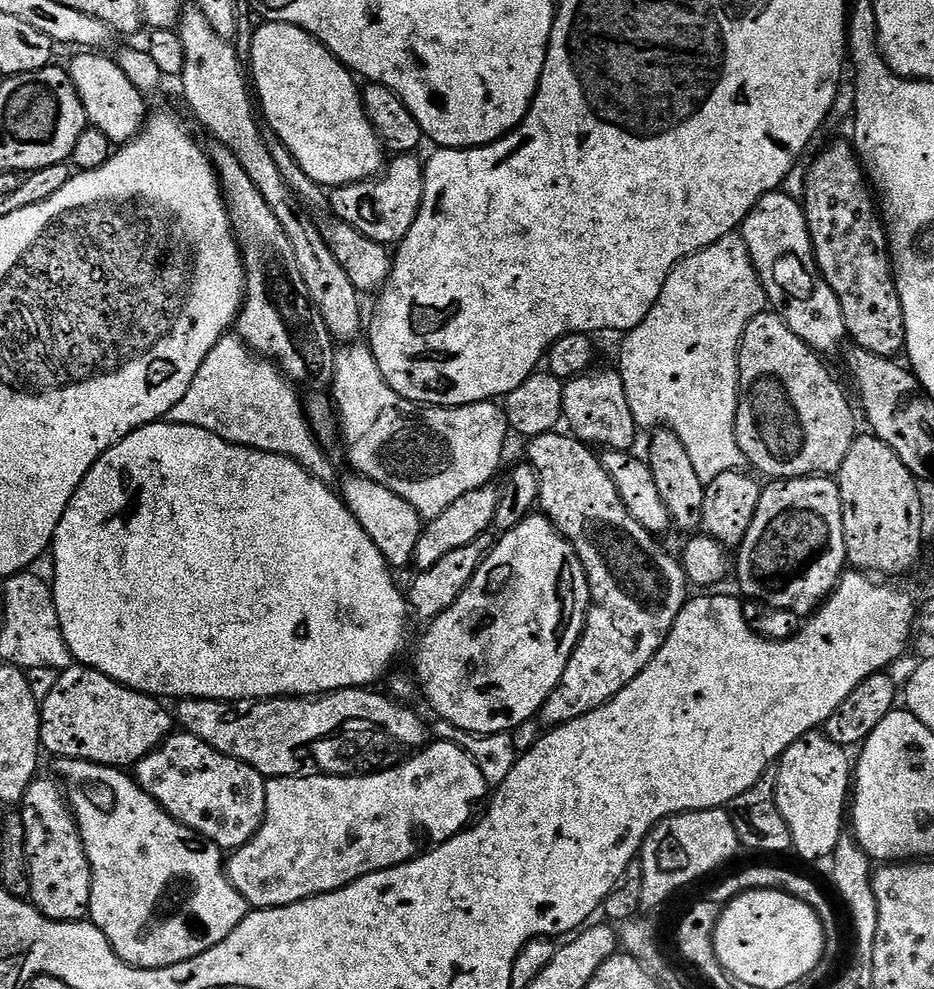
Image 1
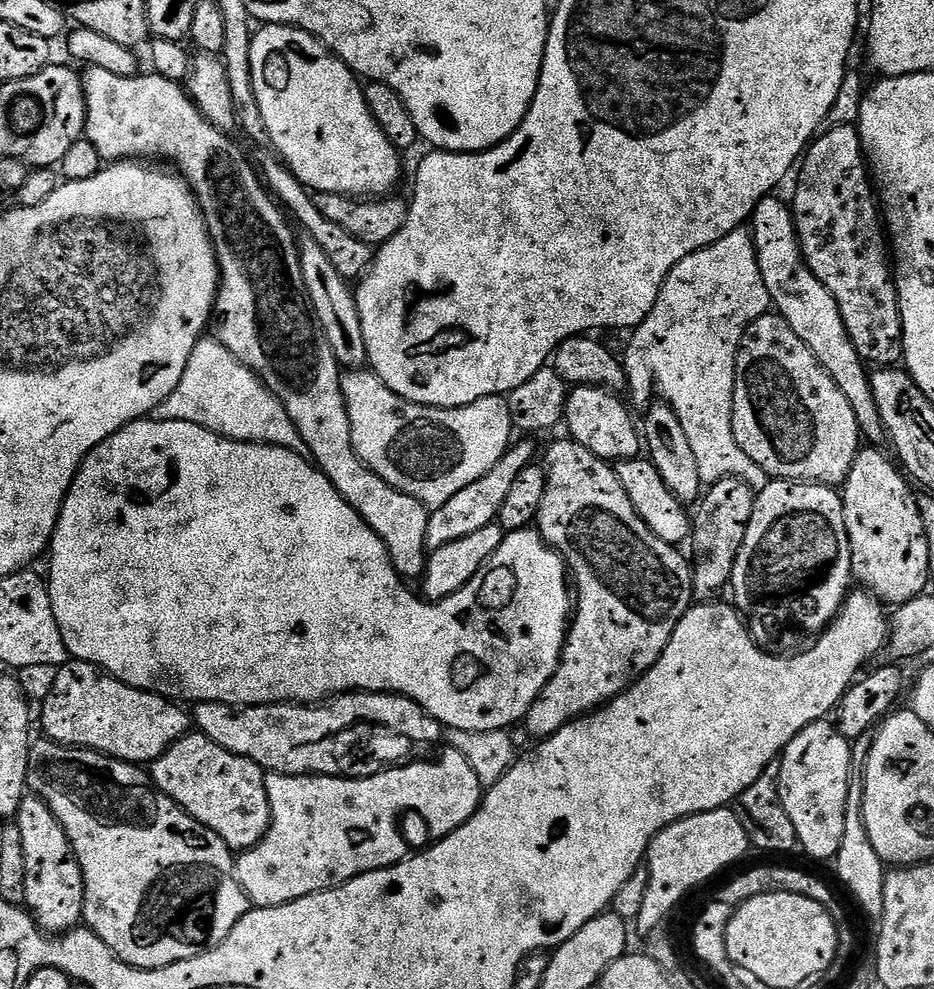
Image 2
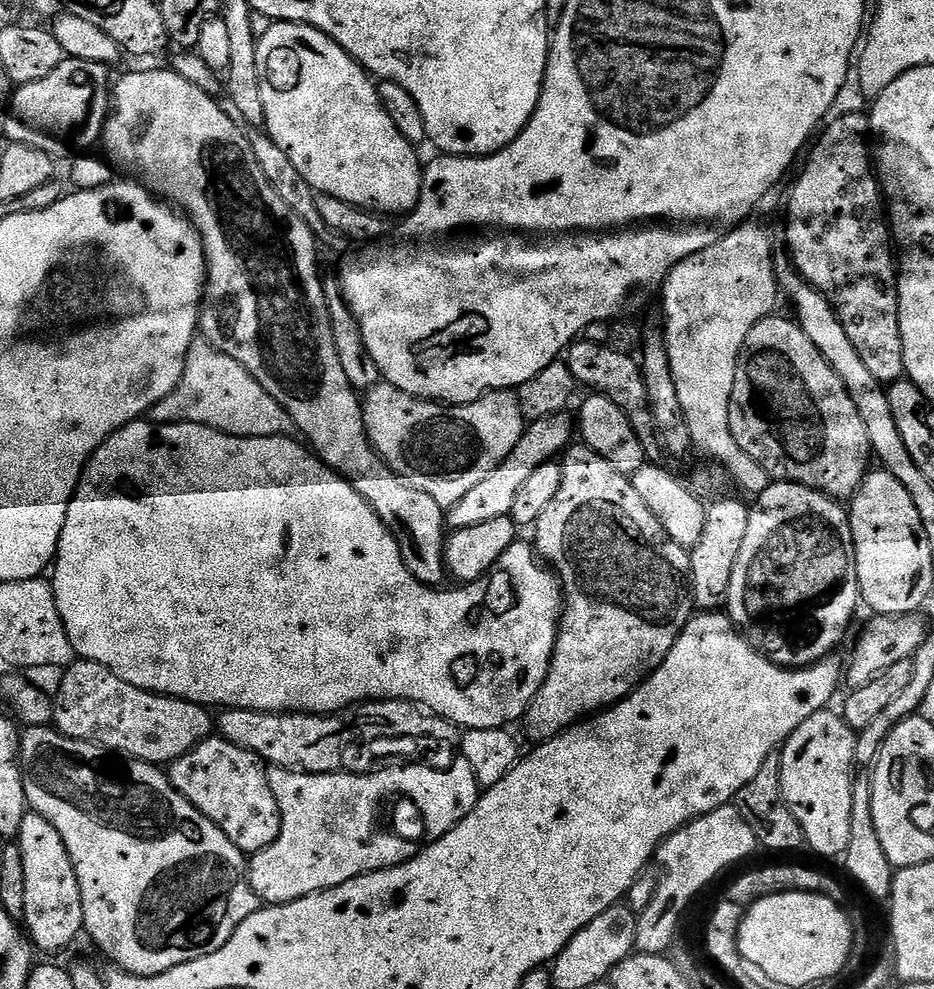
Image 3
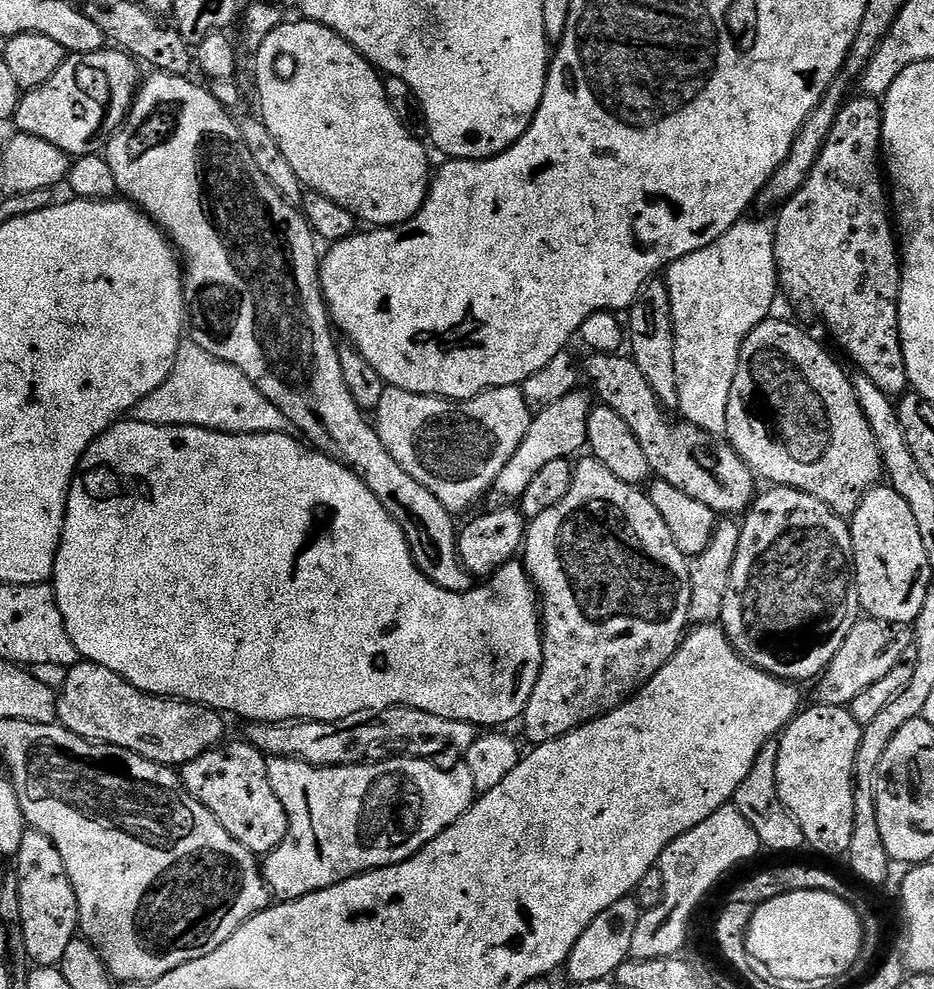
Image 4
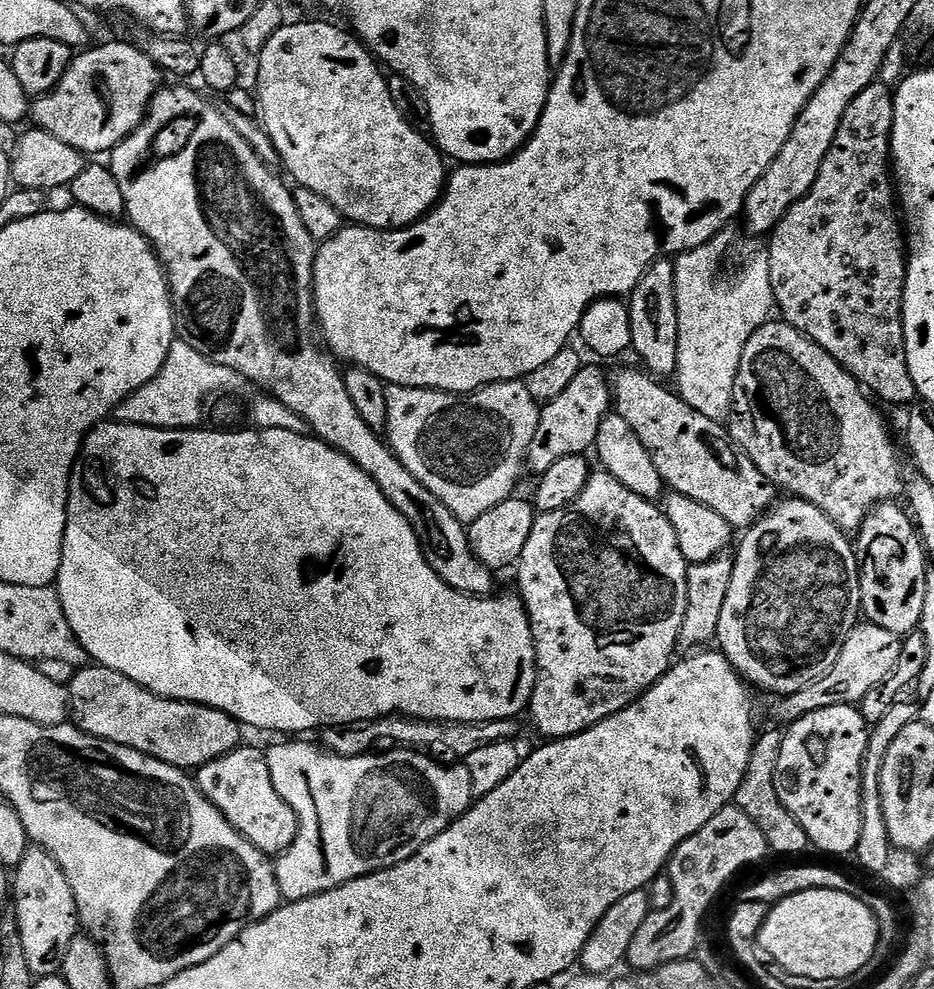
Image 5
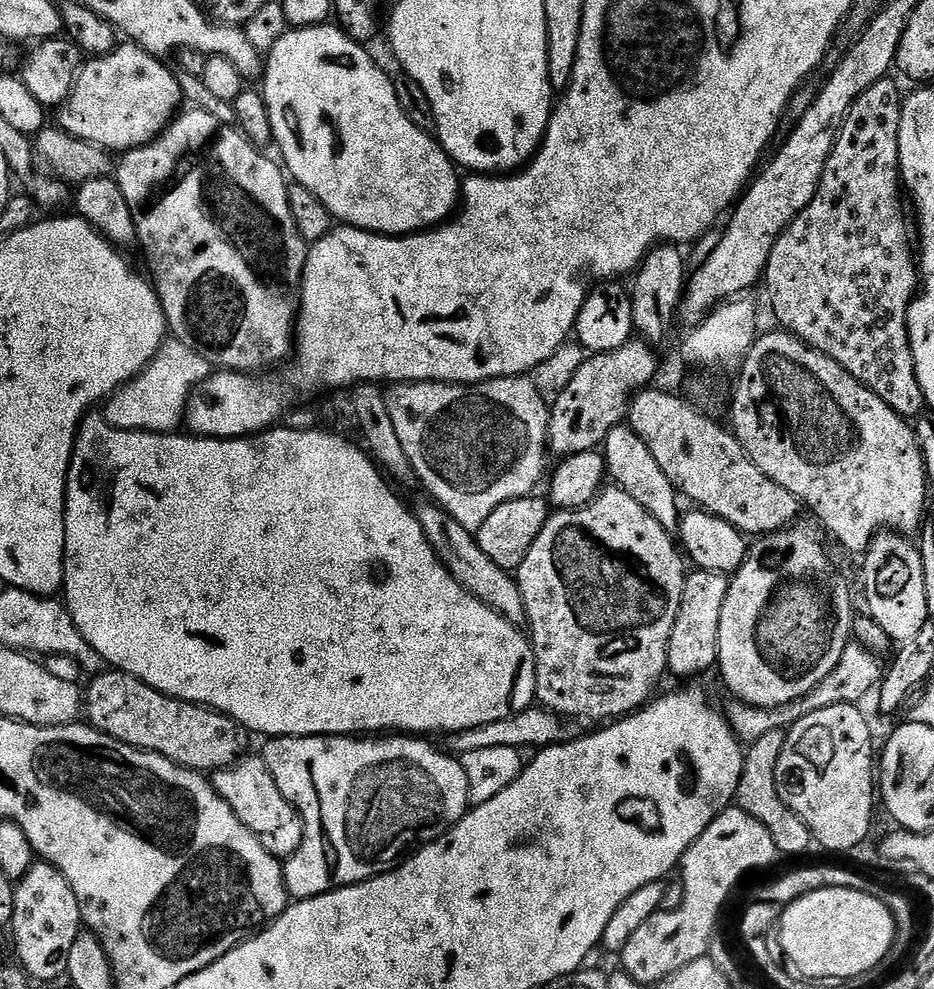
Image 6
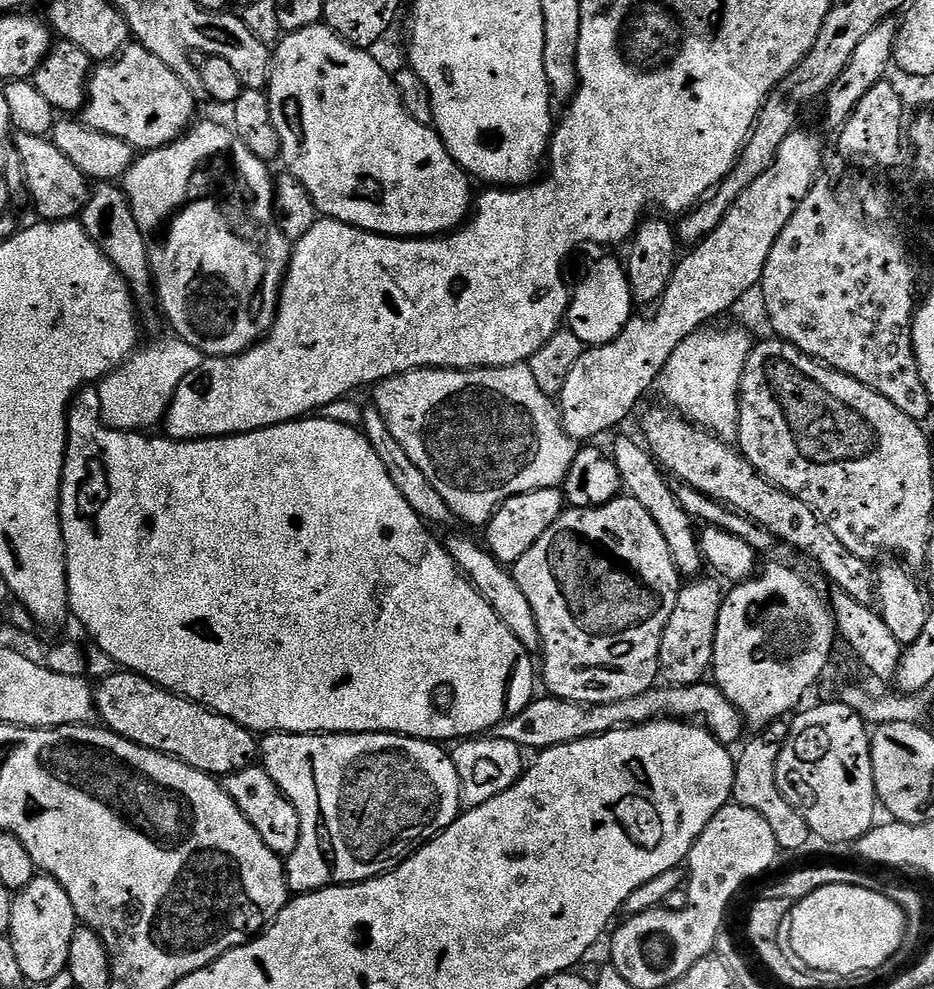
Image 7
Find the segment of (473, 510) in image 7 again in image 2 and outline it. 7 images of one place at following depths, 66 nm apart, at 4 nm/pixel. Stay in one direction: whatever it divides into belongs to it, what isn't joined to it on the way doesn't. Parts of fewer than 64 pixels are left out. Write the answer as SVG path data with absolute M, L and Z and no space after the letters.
M371 370L353 371L343 377L344 398L348 401L348 410L352 417L354 429L354 447L360 454L360 459L368 465L372 471L377 472L391 488L396 488L399 492L410 494L415 500L420 500L429 509L441 508L458 490L466 490L470 482L478 482L504 455L508 452L514 440L514 429L510 418L510 406L504 396L487 396L473 404L467 404L465 408L431 408L425 404L411 404L408 400L403 400L394 390L390 390L383 384L380 377Z

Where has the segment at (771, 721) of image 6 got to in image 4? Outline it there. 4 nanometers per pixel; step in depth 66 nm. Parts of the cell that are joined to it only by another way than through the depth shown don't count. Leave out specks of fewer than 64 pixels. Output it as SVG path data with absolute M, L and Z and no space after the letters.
M871 618L857 620L850 634L846 634L842 650L834 654L830 666L824 671L823 676L819 677L815 685L815 703L839 708L851 706L854 698L862 694L862 690L874 686L874 682L882 682L882 678L886 678L886 674L890 674L890 670L898 666L898 662L910 651L913 644L913 633L903 624L891 624Z

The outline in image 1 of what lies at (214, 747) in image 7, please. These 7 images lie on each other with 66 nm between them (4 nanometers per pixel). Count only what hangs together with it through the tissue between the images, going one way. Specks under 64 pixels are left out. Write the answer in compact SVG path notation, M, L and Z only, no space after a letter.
M73 666L61 671L50 696L40 705L40 742L45 753L52 758L89 760L111 768L131 769L160 747L174 732L174 716L163 708L161 701L145 692L136 692L112 680L93 668Z

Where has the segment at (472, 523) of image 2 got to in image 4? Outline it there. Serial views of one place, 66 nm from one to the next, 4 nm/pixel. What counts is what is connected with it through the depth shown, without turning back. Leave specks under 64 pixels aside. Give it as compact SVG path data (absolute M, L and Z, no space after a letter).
M580 390L571 392L566 398L562 398L561 401L554 402L554 406L546 406L546 410L533 415L530 430L526 430L526 438L522 438L522 446L518 446L518 450L514 450L514 458L510 458L510 462L506 464L506 470L502 470L502 474L493 482L492 488L487 494L487 503L492 503L489 505L493 509L507 508L520 501L522 494L526 494L526 486L530 486L532 479L550 462L568 460L580 454L575 454L575 452L585 451L588 443L588 423L590 422L590 414L594 404L591 399L588 401L582 392Z

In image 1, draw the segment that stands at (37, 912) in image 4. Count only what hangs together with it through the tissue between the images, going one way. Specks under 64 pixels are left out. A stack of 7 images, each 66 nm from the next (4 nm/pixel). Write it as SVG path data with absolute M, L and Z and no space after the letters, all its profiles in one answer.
M55 779L52 780L33 780L19 809L24 823L26 854L30 866L30 903L51 920L84 922L89 919L92 867L65 789Z

